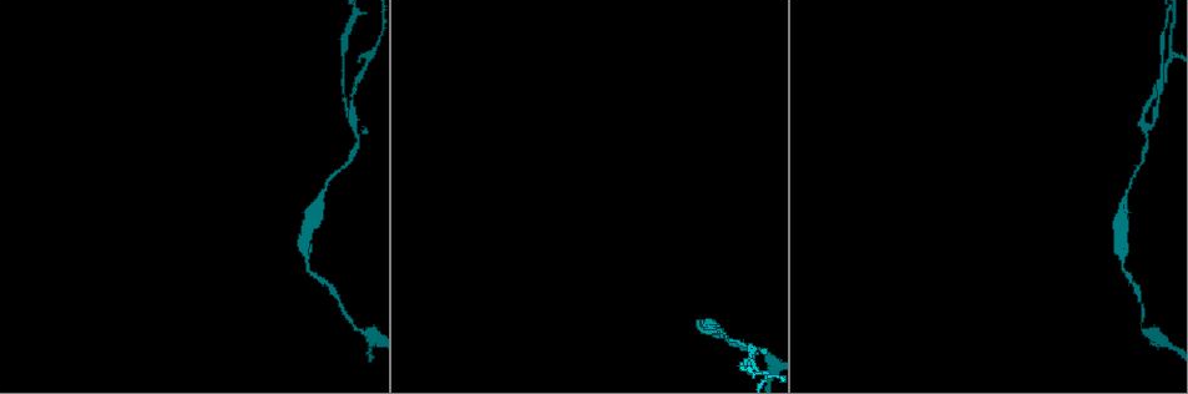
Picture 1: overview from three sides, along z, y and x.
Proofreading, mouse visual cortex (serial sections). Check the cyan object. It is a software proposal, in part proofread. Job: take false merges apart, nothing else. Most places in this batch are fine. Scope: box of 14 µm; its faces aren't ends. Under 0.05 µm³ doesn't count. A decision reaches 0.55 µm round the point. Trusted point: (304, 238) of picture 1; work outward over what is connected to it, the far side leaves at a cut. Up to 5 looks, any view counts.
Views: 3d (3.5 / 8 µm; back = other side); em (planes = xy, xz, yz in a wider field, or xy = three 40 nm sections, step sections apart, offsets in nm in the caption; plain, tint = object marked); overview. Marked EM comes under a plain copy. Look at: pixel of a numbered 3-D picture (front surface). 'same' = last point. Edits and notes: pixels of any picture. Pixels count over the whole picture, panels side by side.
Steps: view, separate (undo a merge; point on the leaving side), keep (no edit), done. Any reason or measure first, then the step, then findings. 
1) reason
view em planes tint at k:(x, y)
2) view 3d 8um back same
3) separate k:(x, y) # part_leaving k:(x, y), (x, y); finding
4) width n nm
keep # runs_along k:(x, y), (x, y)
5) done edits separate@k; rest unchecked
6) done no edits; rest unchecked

side arm on a straight run
view 3d 8um at 1:(753, 350)

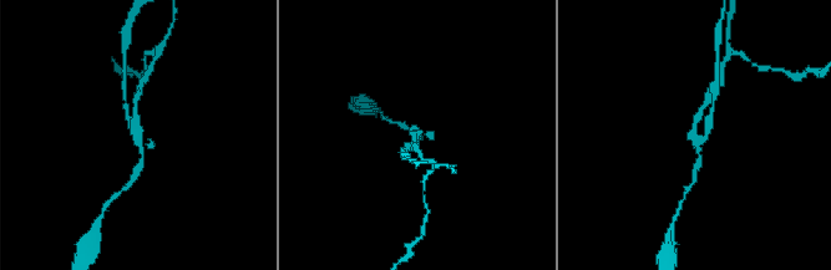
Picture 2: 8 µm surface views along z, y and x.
arms 3; arm_widths 200, 200, 200 nm; shape alone is not enough
view em planes tint at 2:(697, 142)

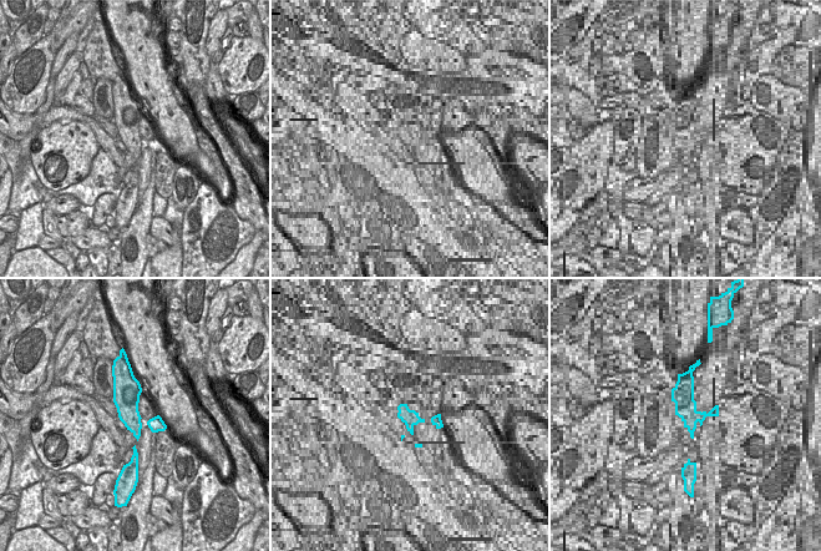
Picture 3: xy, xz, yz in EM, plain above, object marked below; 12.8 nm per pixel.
width 320 nm
separate 2:(708, 120) # part_leaving 2:(703, 139), (708, 134), (714, 92); a second cell is stuck on

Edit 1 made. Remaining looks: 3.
view overview

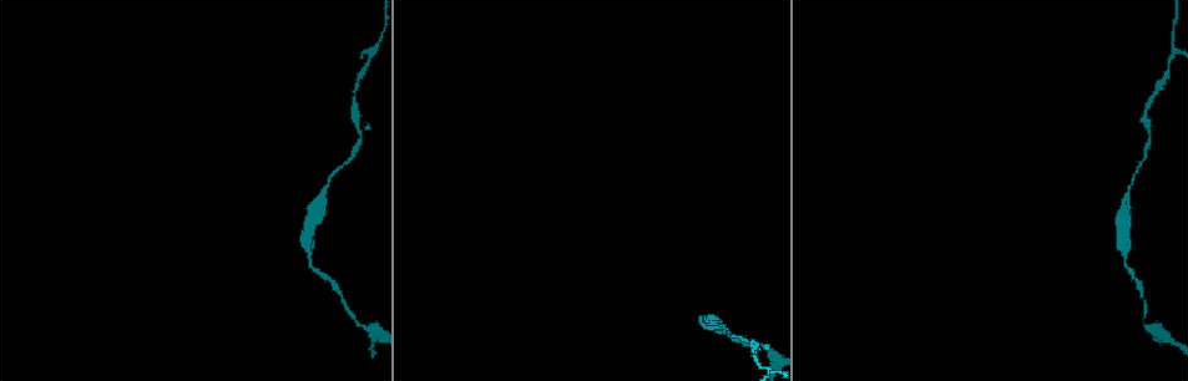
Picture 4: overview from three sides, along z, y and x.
arms part here
view em xy step 3 tint at 4:(1173, 54)

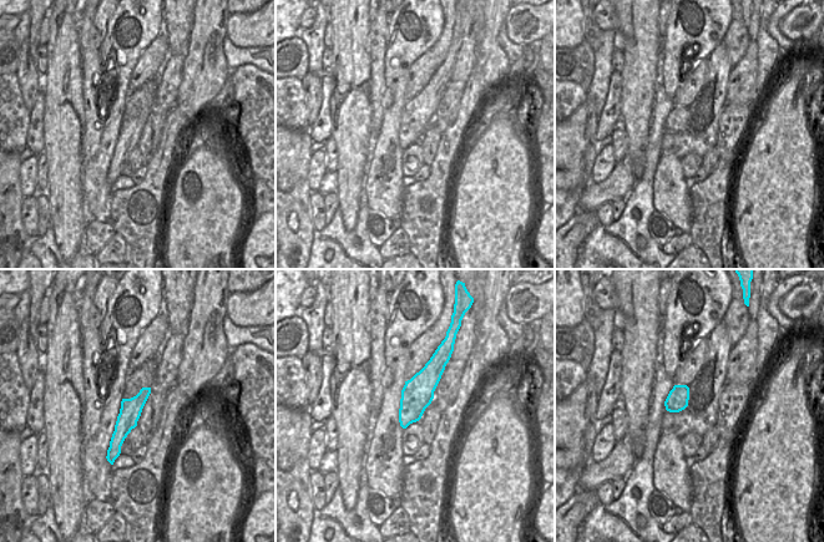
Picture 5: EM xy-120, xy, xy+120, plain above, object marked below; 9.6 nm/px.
see where the arms go
view 3d 3.5um same

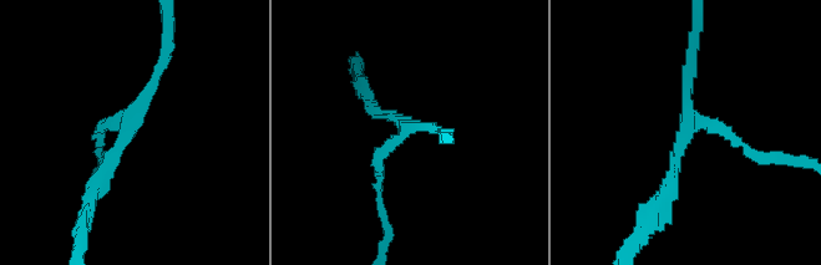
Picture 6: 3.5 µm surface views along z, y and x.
keep # runs_along 6:(91, 195), (163, 55); all the same cell

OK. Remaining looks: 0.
done edits separate@2; rest unchecked

